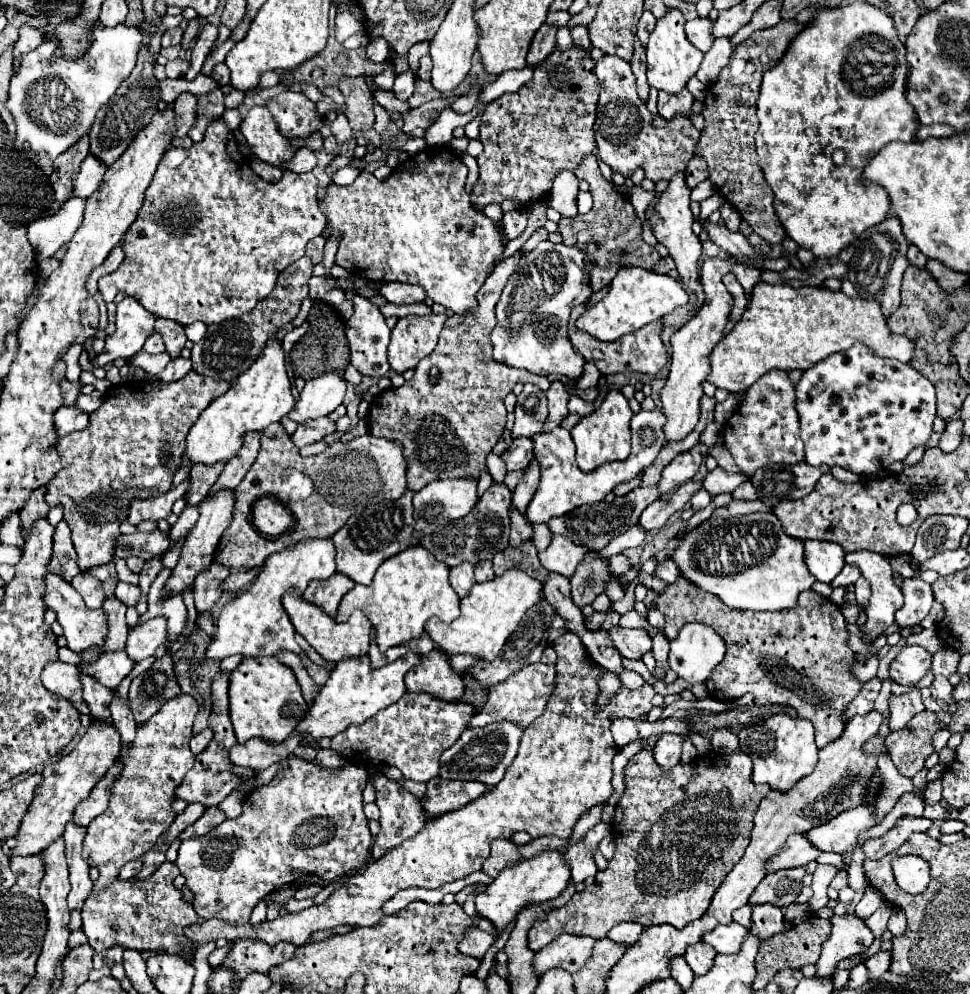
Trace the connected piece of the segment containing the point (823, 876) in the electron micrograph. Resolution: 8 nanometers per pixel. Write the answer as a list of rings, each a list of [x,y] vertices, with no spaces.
[[[817,865],[815,873],[813,873],[813,899],[809,903],[810,911],[817,912],[817,909],[824,908],[827,904],[827,887],[831,883],[831,879],[835,877],[837,869],[833,865]]]

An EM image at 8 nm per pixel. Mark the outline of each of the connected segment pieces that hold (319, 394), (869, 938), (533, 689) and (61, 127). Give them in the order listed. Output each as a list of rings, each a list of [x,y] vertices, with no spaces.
[[[327,373],[305,383],[299,401],[288,414],[295,423],[305,423],[333,413],[345,397],[347,381],[339,373]]]
[[[831,917],[833,933],[823,943],[821,957],[817,961],[817,975],[833,975],[835,965],[841,959],[863,953],[873,943],[873,933],[863,919],[851,917]]]
[[[531,663],[531,665],[523,667],[521,671],[517,671],[515,675],[507,677],[505,681],[489,687],[489,695],[487,695],[483,709],[469,721],[467,727],[485,727],[489,723],[511,721],[517,727],[525,729],[545,711],[545,705],[551,697],[553,685],[555,685],[555,667],[545,665],[545,663]]]
[[[97,27],[93,29],[93,43],[89,51],[75,61],[55,57],[53,53],[57,47],[57,41],[43,41],[37,49],[23,55],[19,71],[11,77],[7,99],[7,109],[13,113],[17,123],[15,147],[21,149],[29,143],[35,153],[47,151],[51,159],[67,151],[91,129],[95,113],[109,97],[115,95],[117,87],[133,71],[143,47],[143,35],[139,27]]]

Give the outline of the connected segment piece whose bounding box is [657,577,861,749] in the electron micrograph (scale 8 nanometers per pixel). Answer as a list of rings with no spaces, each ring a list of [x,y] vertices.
[[[677,577],[677,581],[667,585],[665,593],[657,597],[657,609],[665,615],[665,637],[669,641],[677,637],[683,625],[693,623],[693,621],[713,627],[723,637],[727,645],[725,659],[713,669],[713,673],[709,675],[709,681],[705,681],[711,699],[735,701],[743,697],[745,693],[751,693],[753,703],[759,707],[763,705],[795,707],[797,717],[813,723],[815,743],[819,749],[841,737],[845,729],[845,719],[841,719],[841,713],[845,713],[845,705],[849,705],[849,701],[857,697],[861,683],[847,669],[851,665],[851,659],[855,659],[855,653],[847,645],[849,631],[845,627],[843,613],[827,597],[821,597],[815,591],[805,591],[801,593],[793,609],[783,609],[783,611],[773,611],[773,613],[739,611],[739,609],[729,609],[715,595],[709,595],[697,589],[685,577]]]

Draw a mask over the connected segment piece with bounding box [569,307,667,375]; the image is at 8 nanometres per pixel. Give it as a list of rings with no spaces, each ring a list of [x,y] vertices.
[[[575,307],[571,317],[569,317],[569,339],[573,341],[573,347],[587,361],[595,363],[597,369],[603,375],[611,375],[611,373],[649,373],[649,375],[659,375],[661,367],[667,363],[667,353],[665,353],[665,347],[661,343],[661,325],[659,325],[659,321],[653,321],[653,323],[645,325],[643,329],[625,335],[615,343],[601,343],[595,337],[591,337],[589,333],[579,331],[575,327],[577,319],[579,319],[579,307]]]

